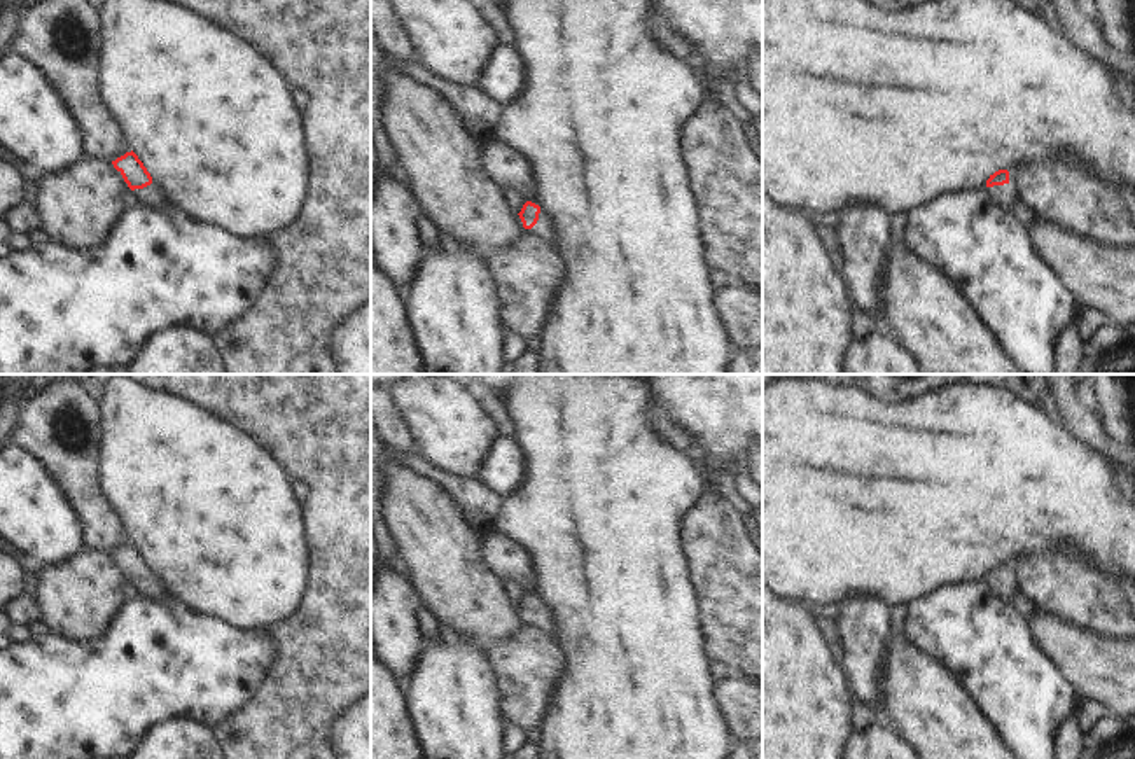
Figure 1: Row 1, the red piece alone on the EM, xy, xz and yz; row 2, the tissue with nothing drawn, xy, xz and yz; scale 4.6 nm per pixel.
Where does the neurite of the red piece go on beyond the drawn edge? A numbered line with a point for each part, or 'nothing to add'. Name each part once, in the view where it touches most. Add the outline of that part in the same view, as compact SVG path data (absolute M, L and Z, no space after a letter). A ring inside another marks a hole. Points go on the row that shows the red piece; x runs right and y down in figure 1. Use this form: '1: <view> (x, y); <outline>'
1: yz (1004, 196); M1011 184L988 187L988 196L1004 210L1011 210L1011 206L1020 199Z

